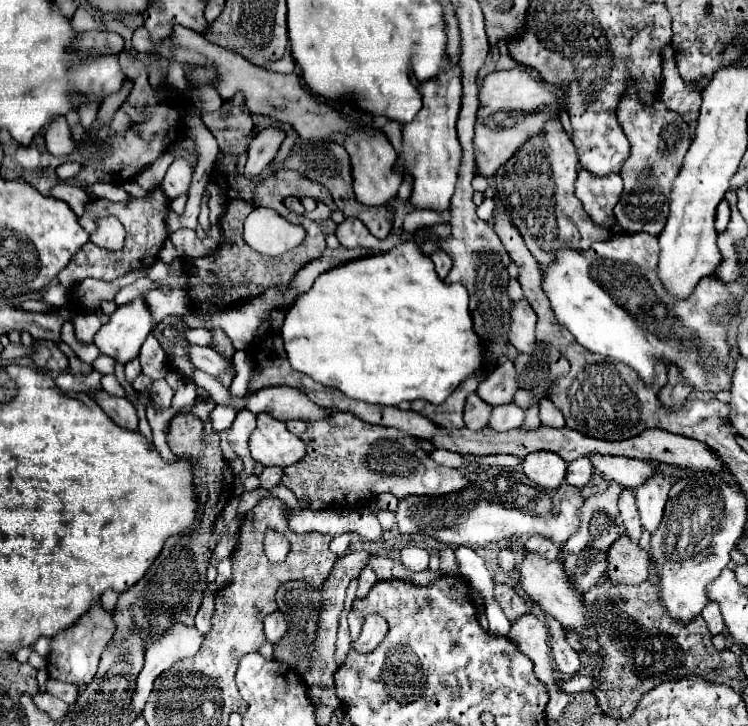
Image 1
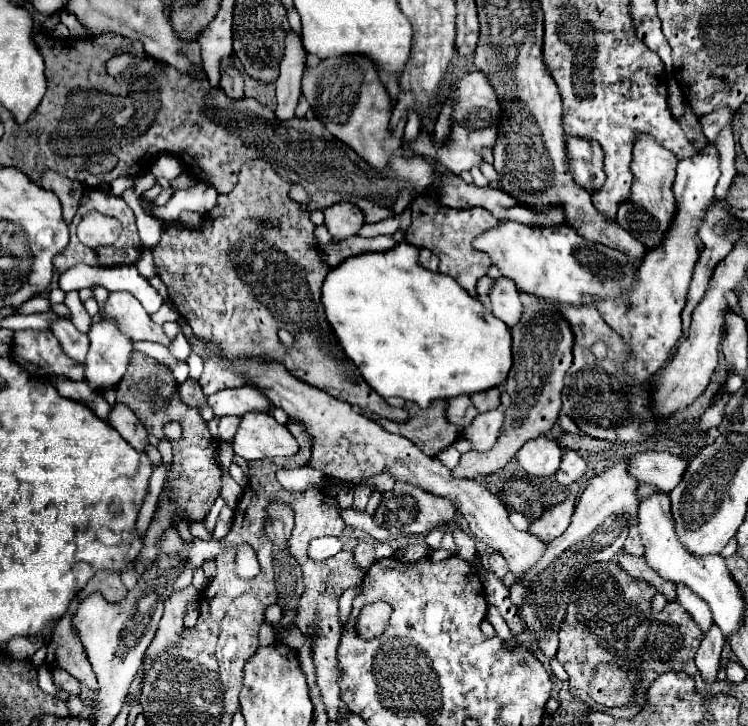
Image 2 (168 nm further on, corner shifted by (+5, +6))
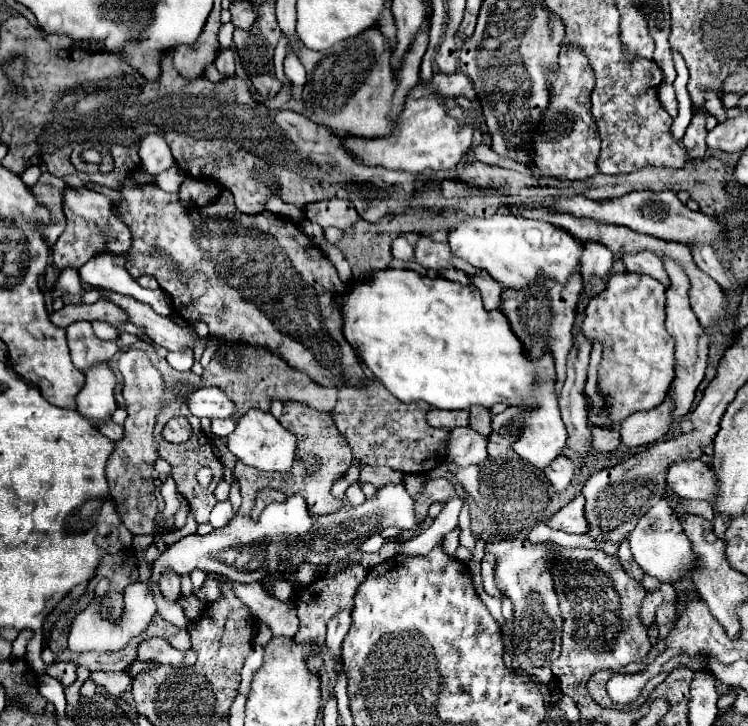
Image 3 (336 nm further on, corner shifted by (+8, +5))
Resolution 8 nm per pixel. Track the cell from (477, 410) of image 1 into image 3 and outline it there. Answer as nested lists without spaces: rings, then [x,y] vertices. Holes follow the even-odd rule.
[[[432,408],[426,414],[426,420],[434,428],[454,430],[458,426],[468,426],[468,410],[438,410],[438,408]]]

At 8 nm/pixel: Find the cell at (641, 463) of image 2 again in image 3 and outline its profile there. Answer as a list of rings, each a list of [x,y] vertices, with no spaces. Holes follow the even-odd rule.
[[[702,460],[674,462],[674,466],[668,468],[666,484],[680,498],[706,500],[710,504],[714,502],[718,490],[718,480],[714,478],[714,472]]]

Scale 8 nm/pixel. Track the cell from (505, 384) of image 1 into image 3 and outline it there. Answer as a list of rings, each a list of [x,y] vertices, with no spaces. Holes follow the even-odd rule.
[[[472,406],[470,408],[470,428],[478,430],[482,436],[490,436],[490,410],[484,406]]]

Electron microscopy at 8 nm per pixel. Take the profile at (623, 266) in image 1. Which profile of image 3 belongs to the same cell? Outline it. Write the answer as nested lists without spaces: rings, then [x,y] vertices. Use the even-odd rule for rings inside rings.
[[[494,214],[490,218],[466,218],[448,232],[450,250],[474,268],[486,270],[496,282],[508,288],[524,288],[538,276],[566,282],[582,256],[582,242],[566,230],[548,222],[526,220],[510,214]]]

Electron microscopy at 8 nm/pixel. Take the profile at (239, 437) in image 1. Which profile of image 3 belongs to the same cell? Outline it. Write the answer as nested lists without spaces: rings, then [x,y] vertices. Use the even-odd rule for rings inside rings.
[[[212,420],[212,432],[216,434],[216,436],[220,436],[220,438],[226,438],[232,430],[234,430],[234,420]]]

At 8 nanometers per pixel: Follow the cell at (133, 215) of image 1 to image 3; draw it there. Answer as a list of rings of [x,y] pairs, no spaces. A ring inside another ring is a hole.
[[[66,186],[66,194],[62,202],[64,202],[64,214],[66,214],[66,230],[52,246],[52,258],[60,270],[66,266],[80,268],[98,252],[124,254],[130,248],[132,244],[130,230],[124,226],[124,222],[118,216],[114,216],[112,202],[104,194],[98,194],[88,188]]]

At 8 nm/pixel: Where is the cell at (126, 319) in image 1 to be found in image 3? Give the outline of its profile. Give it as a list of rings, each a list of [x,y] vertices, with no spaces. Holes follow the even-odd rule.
[[[96,364],[86,372],[86,384],[76,396],[76,410],[94,426],[112,416],[118,408],[114,400],[116,376],[108,364]]]

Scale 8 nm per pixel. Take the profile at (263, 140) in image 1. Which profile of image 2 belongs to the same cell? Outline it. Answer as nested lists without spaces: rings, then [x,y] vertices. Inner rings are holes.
[[[289,33],[285,57],[281,61],[281,75],[275,83],[277,87],[275,117],[281,121],[295,115],[297,99],[301,95],[301,79],[305,71],[305,61],[307,61],[307,53],[301,45],[301,39],[295,33]]]

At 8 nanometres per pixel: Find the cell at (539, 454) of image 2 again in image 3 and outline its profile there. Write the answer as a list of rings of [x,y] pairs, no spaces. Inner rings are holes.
[[[390,268],[372,276],[370,280],[354,282],[350,292],[340,298],[344,334],[372,374],[406,404],[424,400],[444,410],[468,410],[474,404],[490,408],[498,402],[518,406],[522,410],[522,432],[512,448],[530,464],[536,460],[536,466],[544,470],[566,446],[566,428],[554,392],[554,358],[550,358],[550,354],[542,354],[542,358],[536,360],[526,358],[526,354],[522,354],[522,342],[514,338],[506,316],[500,310],[486,310],[472,284],[464,286],[438,276],[430,278],[412,270]]]

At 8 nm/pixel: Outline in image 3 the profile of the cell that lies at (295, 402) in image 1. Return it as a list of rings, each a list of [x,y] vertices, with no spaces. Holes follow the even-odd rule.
[[[200,388],[198,392],[190,394],[186,404],[190,414],[198,418],[212,420],[212,418],[230,418],[234,414],[234,404],[218,388]]]

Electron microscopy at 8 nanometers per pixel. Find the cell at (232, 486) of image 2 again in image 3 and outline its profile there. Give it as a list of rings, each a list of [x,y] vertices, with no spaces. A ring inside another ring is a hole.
[[[228,500],[226,502],[218,502],[210,514],[210,524],[212,528],[222,528],[232,520],[234,512],[232,512],[232,505]]]

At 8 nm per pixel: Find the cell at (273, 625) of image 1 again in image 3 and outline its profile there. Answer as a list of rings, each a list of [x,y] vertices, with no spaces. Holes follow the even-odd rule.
[[[276,580],[270,584],[270,594],[282,602],[290,602],[294,598],[292,584],[288,580]]]

